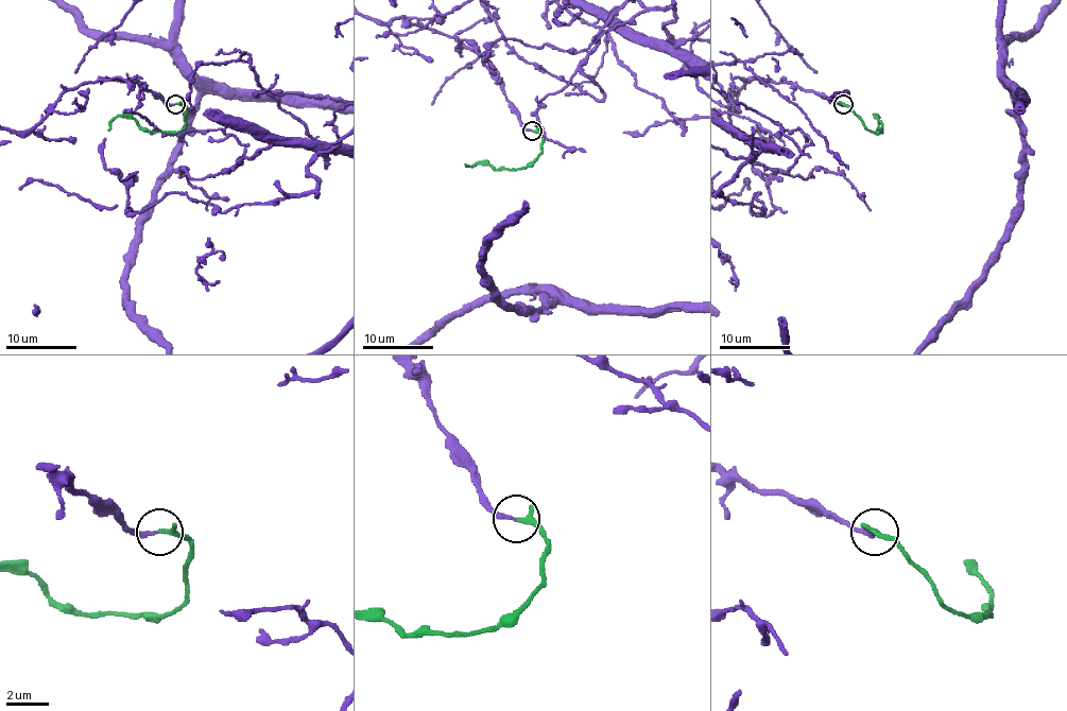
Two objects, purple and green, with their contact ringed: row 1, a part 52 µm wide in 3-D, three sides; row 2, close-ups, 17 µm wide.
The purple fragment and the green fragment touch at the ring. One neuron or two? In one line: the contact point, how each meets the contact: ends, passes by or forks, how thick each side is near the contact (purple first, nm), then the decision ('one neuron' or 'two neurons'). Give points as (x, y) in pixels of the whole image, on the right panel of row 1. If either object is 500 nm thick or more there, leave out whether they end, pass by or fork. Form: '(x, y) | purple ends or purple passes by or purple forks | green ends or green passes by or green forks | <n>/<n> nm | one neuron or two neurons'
(843, 104) | purple ends | green ends | 190/260 nm | one neuron

